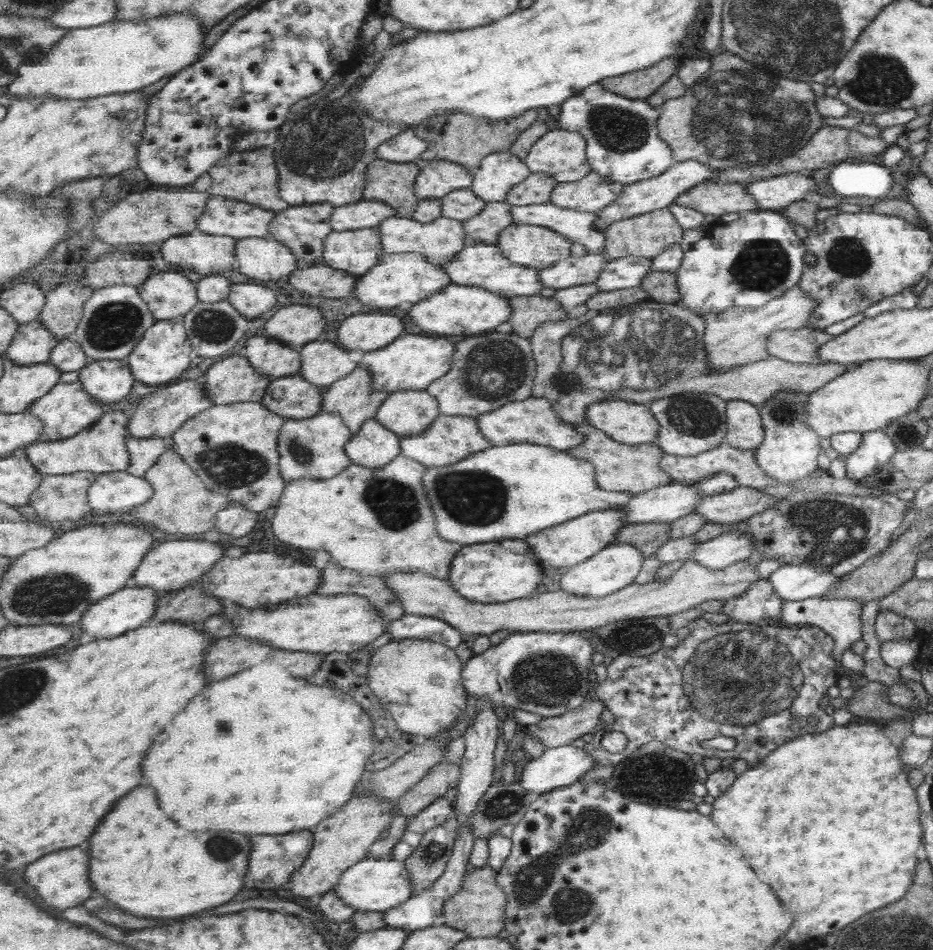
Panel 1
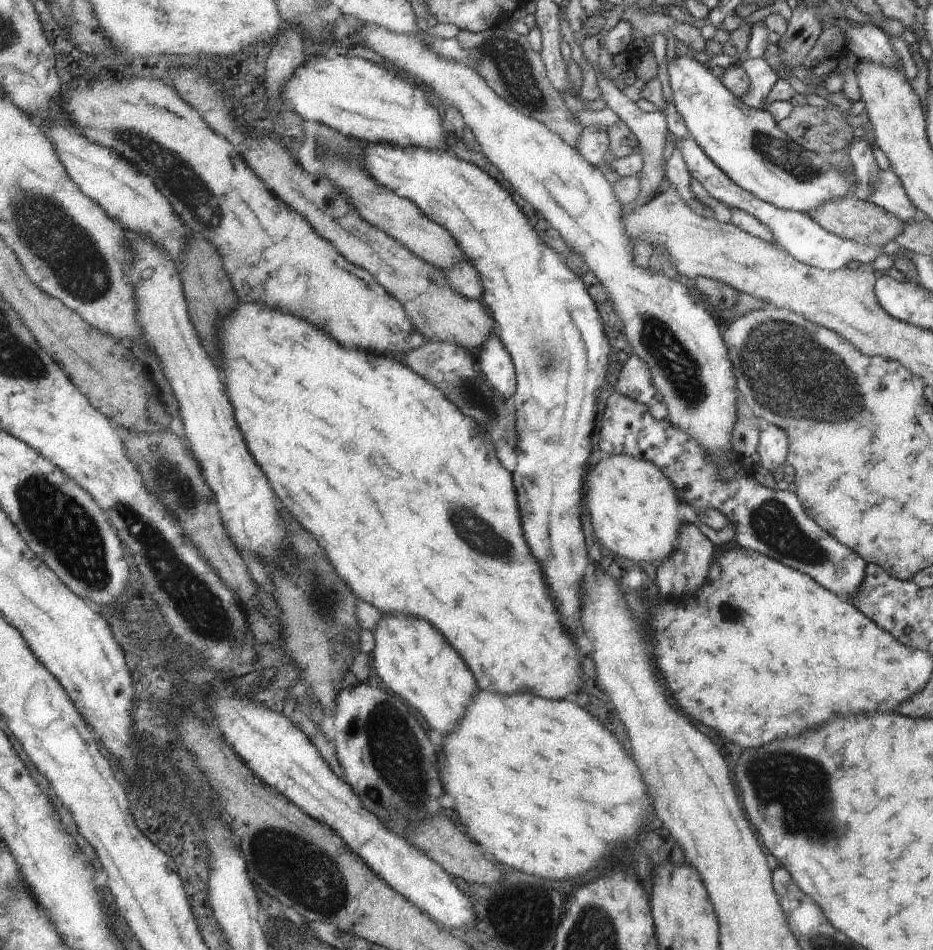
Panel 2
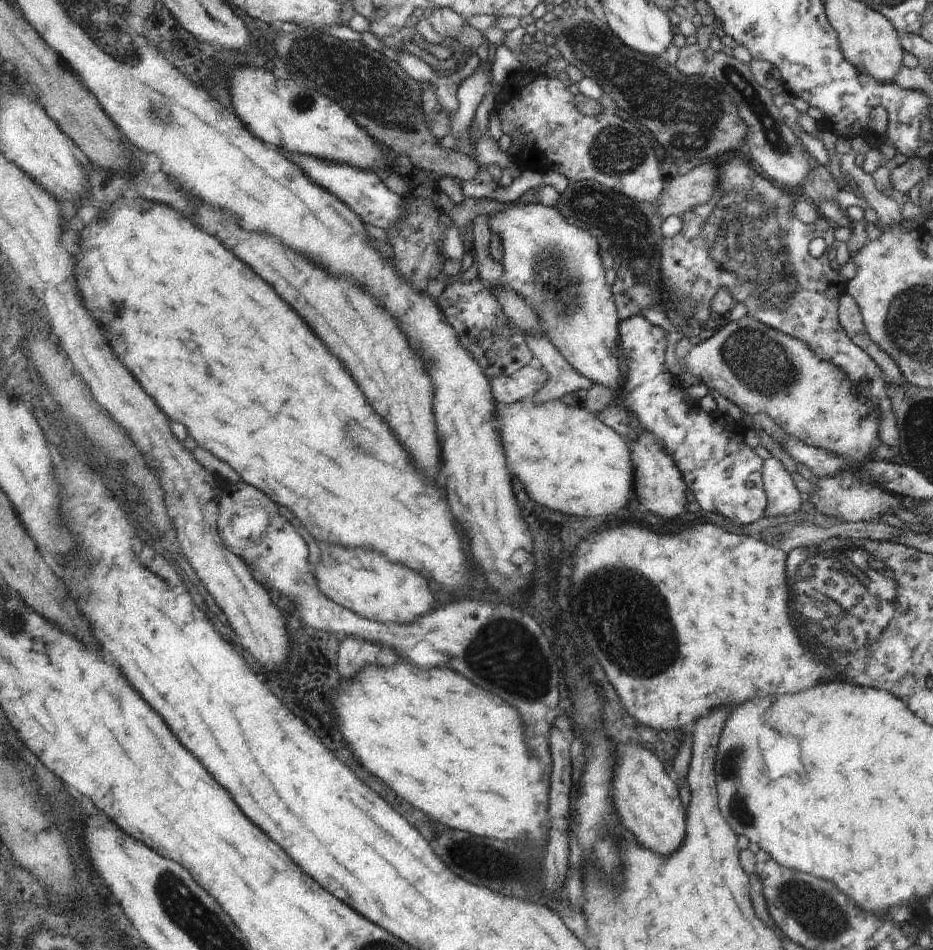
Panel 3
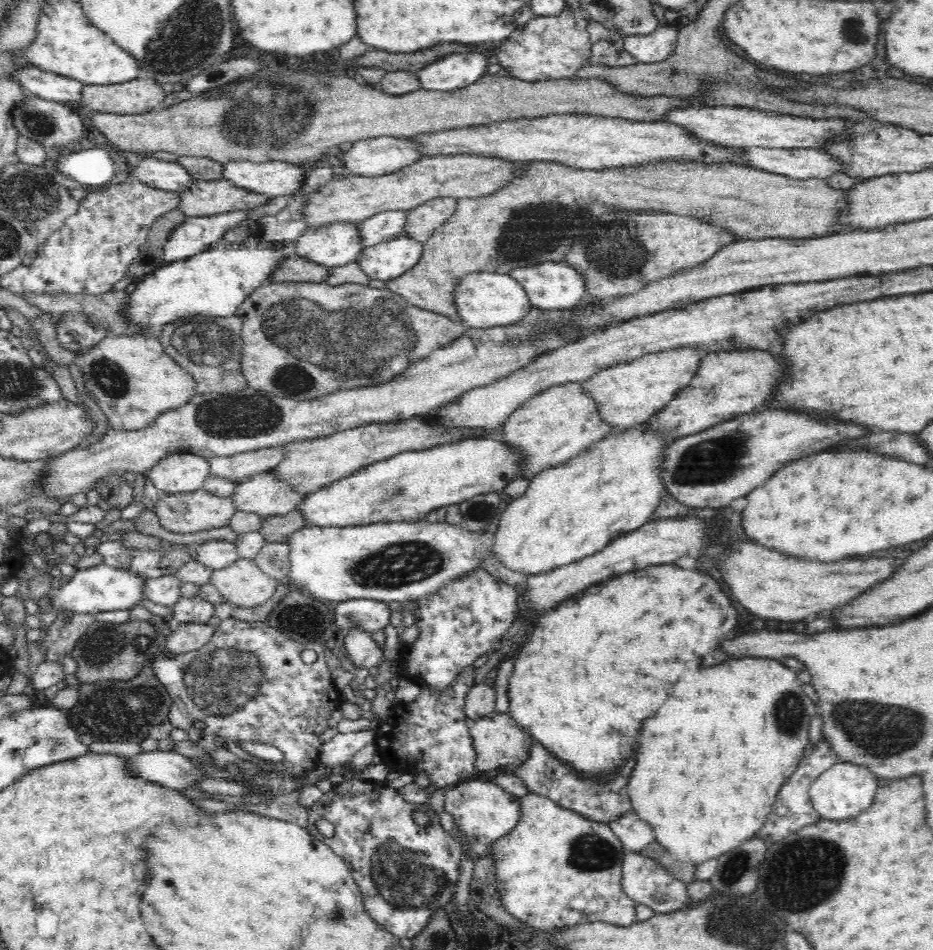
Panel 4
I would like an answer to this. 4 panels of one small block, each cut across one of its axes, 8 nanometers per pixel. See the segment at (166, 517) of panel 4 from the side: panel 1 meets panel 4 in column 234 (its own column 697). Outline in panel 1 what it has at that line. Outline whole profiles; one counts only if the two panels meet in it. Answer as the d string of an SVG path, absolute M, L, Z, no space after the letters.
M737 486L735 490L725 494L701 496L701 502L691 514L701 514L707 524L729 526L729 524L737 524L737 522L745 522L747 518L753 518L755 514L771 508L779 500L781 498L773 498L761 490Z

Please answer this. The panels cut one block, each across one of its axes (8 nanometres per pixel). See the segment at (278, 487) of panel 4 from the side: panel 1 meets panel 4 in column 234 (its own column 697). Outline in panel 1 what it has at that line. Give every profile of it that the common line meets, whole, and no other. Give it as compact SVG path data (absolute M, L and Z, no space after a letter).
M669 482L667 486L635 494L621 510L625 512L625 524L671 524L695 512L699 502L701 494L695 486Z

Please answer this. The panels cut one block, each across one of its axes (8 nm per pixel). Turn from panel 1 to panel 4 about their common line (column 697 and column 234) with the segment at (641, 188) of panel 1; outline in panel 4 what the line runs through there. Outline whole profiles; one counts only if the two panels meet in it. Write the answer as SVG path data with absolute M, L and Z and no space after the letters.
M228 162L224 178L266 196L296 196L304 188L306 170L290 162Z

